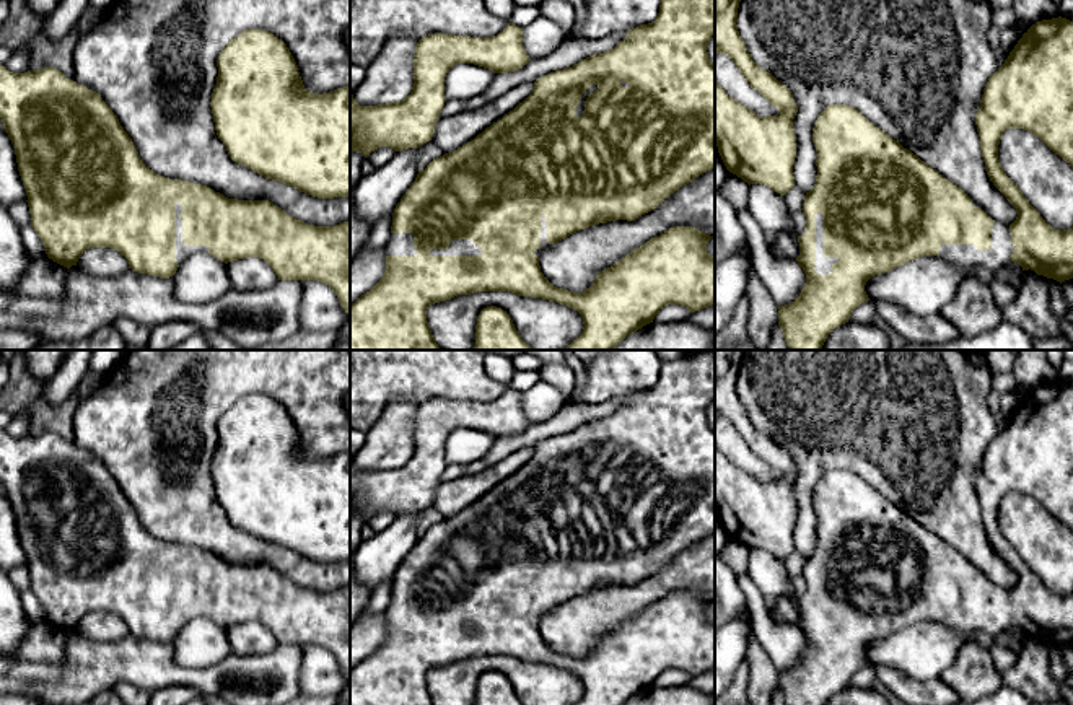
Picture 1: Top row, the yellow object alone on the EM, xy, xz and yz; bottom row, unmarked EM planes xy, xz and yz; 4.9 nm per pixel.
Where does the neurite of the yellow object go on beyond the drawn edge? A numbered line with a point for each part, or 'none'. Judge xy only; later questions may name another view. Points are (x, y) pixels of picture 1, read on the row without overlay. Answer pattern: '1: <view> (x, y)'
1: xy (183, 617)

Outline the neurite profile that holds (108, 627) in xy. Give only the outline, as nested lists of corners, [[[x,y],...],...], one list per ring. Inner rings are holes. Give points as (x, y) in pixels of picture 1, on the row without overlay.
[[[90,612],[78,627],[77,633],[94,642],[117,642],[129,633],[127,624],[111,612]]]

